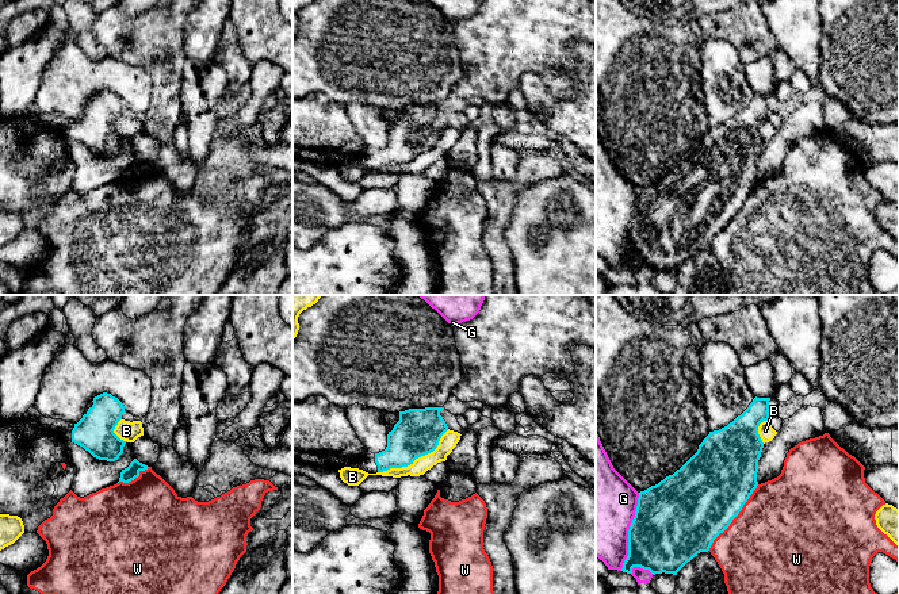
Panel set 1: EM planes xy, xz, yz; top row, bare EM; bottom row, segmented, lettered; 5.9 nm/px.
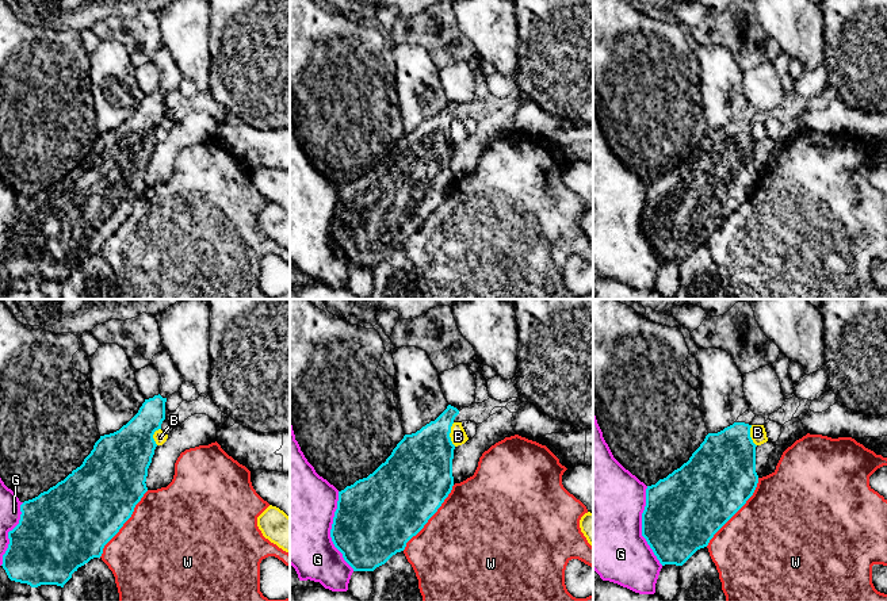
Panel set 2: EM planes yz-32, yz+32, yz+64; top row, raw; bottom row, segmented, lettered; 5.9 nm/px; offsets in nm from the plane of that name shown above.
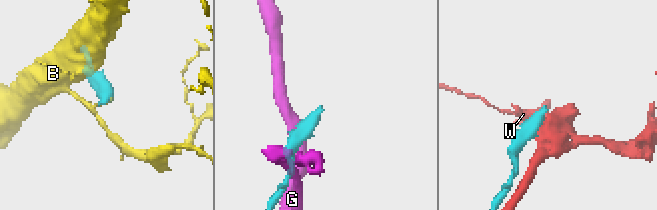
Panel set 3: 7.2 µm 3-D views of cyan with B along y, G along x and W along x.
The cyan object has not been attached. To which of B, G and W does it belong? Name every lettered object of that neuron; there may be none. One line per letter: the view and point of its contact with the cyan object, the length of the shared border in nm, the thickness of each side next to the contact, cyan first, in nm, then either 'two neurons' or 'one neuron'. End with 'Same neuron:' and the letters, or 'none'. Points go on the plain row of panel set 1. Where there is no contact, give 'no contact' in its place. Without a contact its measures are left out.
B: xz (416, 154) | 500 nm | 280/100 nm | two neurons
G: yz (628, 229) | 480 nm | 440/460 nm | two neurons
W: yz (735, 213) | 500 nm | 460/500 nm | two neurons
Same neuron: none

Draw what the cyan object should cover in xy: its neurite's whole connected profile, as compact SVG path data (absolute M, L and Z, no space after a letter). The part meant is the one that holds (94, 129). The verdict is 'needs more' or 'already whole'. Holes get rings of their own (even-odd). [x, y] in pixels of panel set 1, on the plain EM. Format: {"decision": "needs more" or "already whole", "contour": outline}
{"decision": "needs more", "contour": "M111 91L95 93L85 104L77 120L43 114L35 103L24 110L24 115L37 118L43 126L58 130L99 157L115 158L123 150L127 138L120 137L114 126L125 110L123 100Z"}

